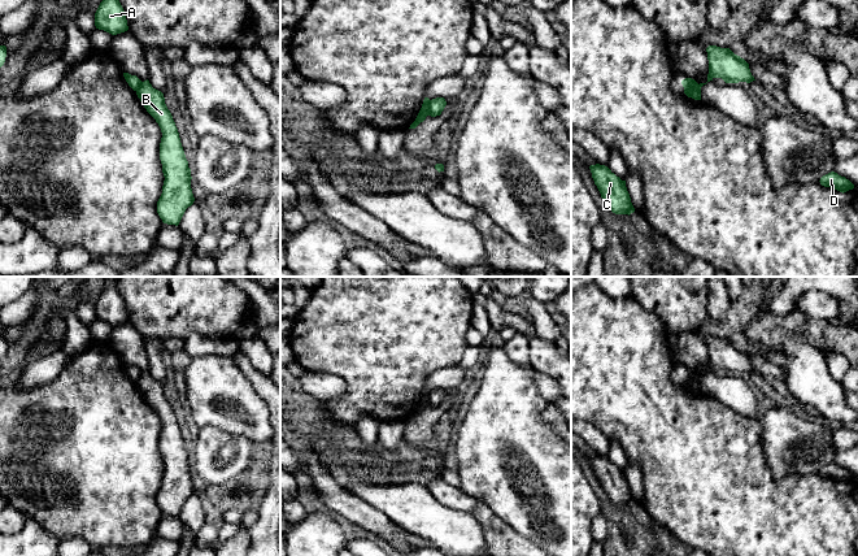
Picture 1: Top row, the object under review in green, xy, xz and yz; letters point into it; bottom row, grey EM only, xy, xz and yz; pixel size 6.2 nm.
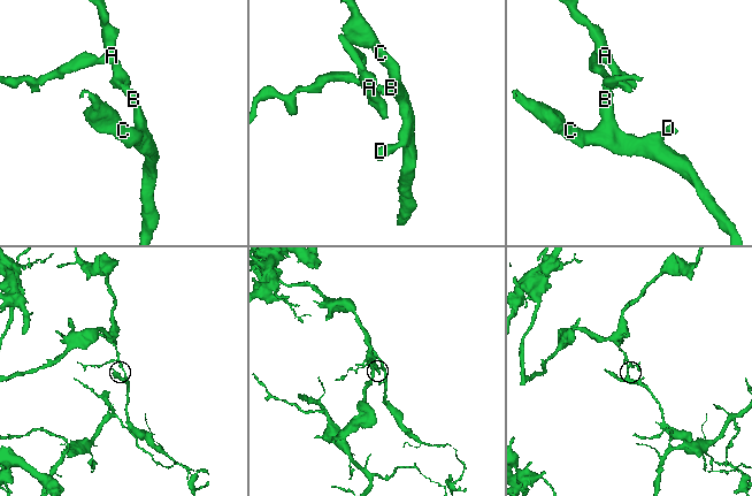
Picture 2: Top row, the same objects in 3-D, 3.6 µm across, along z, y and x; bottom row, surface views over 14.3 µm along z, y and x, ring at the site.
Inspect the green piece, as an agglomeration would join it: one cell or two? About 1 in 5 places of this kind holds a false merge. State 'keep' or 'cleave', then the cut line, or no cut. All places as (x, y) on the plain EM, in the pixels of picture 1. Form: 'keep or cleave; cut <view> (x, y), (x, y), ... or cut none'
cleave; cut yz (700, 377), (691, 377), (684, 383)

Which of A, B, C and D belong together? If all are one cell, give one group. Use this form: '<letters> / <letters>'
A / B C D

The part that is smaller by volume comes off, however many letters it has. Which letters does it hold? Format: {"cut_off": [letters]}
{"cut_off": ["B", "C", "D"]}

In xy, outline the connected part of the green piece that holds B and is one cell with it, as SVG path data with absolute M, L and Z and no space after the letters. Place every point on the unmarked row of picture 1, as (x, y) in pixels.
M147 370L140 374L136 386L162 423L160 451L165 472L162 485L157 492L157 504L164 514L178 517L186 500L195 492L191 479L191 460L178 420L165 395L164 385L153 379Z

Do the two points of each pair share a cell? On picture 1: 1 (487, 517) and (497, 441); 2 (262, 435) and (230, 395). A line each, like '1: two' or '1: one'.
1: two
2: one

